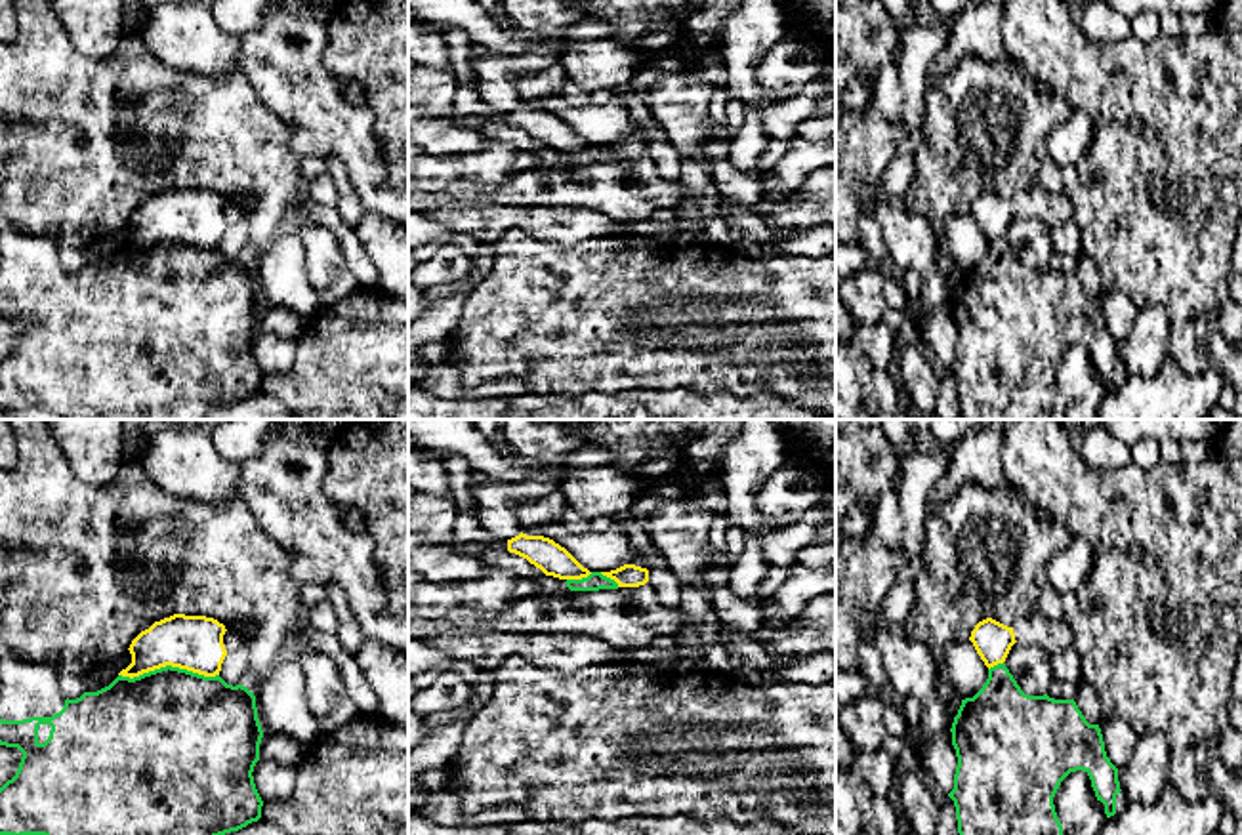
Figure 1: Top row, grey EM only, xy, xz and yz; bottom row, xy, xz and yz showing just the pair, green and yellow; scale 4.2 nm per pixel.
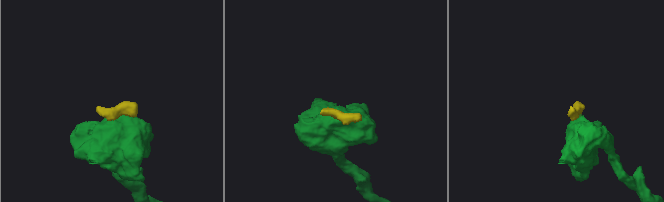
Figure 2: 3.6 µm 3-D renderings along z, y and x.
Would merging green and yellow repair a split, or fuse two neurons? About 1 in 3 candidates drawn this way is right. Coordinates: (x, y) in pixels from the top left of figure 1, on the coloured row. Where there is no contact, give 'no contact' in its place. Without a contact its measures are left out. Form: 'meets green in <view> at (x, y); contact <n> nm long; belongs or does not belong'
meets green in xy at (168, 666); contact 420 nm long; does not belong

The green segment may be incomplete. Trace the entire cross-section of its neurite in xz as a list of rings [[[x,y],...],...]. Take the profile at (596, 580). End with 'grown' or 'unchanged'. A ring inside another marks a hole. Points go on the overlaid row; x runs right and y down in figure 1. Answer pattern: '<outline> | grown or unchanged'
[[[591,572],[582,580],[567,580],[565,581],[570,591],[599,591],[599,589],[618,589],[618,583],[601,572]]] | unchanged

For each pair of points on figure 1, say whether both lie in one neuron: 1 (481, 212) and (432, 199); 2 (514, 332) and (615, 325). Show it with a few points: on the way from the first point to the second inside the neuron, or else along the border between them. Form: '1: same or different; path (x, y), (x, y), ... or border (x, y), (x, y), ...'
1: different; border (477, 199), (439, 204), (428, 210)
2: same; path (538, 325), (590, 325)

